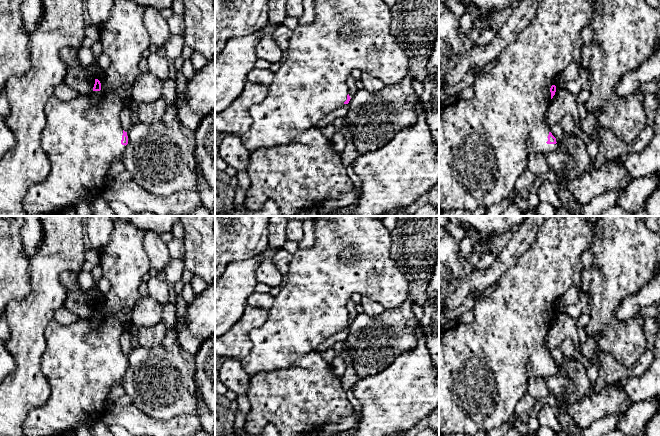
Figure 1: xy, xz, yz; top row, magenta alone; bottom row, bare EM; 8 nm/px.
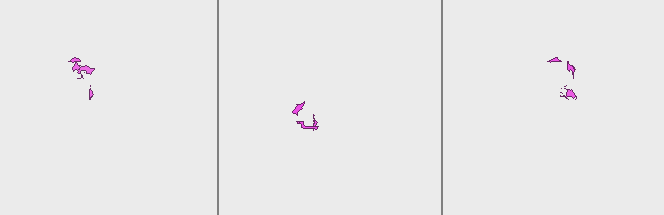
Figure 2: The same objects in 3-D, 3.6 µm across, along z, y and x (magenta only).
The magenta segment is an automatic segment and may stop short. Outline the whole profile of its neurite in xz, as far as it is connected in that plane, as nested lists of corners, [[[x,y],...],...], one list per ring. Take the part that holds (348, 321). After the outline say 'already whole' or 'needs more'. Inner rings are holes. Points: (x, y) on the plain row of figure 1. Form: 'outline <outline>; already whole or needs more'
outline [[[313,216],[315,243],[311,249],[299,249],[289,264],[288,280],[268,310],[266,323],[250,332],[252,349],[240,359],[244,371],[251,377],[274,369],[285,369],[297,358],[316,351],[326,339],[348,328],[347,303],[354,293],[381,304],[385,310],[395,309],[407,299],[408,279],[391,258],[391,231],[374,216]]]; needs more

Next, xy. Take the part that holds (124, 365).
outline [[[114,220],[113,226],[110,242],[99,252],[103,276],[111,284],[104,299],[95,303],[90,318],[78,318],[72,324],[63,324],[53,318],[45,329],[46,349],[41,357],[41,369],[50,385],[51,393],[44,404],[28,413],[23,426],[25,436],[59,436],[66,431],[76,431],[82,426],[90,428],[93,422],[102,419],[111,388],[122,379],[128,368],[127,356],[122,353],[120,337],[123,333],[129,333],[134,324],[132,312],[140,298],[139,286],[142,277],[148,273],[151,266],[143,247],[144,231],[123,220]]]; needs more

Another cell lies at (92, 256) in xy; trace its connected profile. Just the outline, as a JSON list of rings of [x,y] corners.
[[[92,248],[85,250],[84,257],[85,261],[90,262],[93,266],[100,265],[99,252],[93,250]]]

